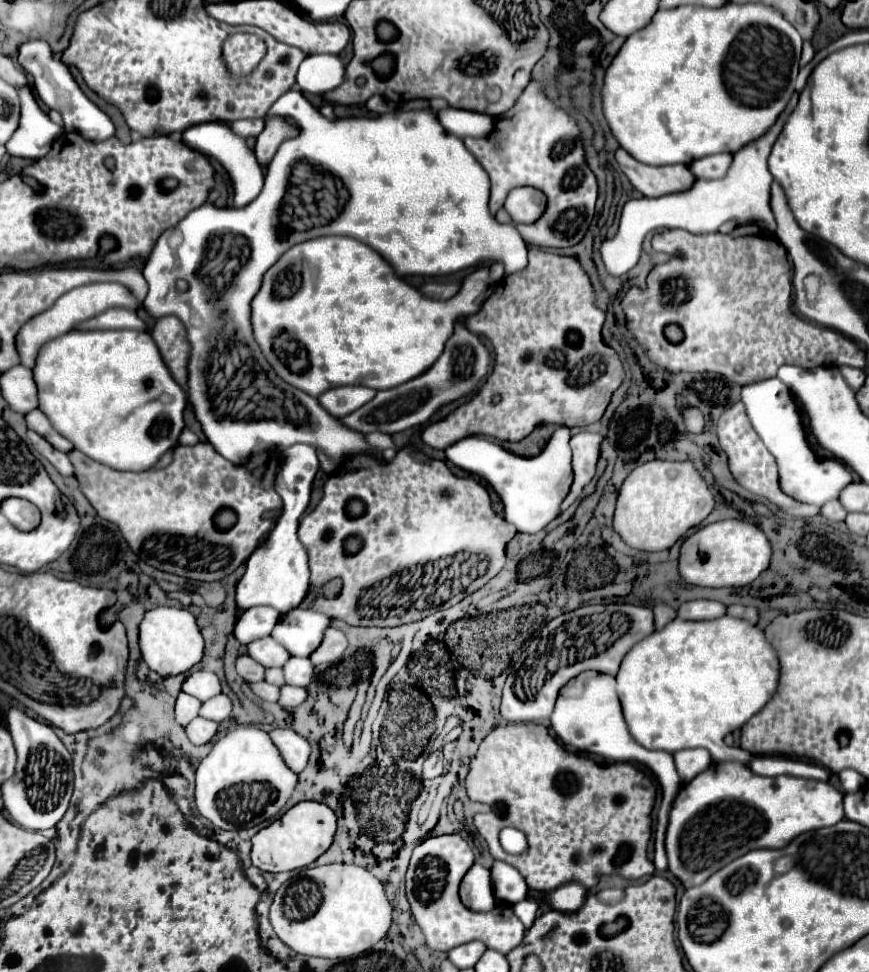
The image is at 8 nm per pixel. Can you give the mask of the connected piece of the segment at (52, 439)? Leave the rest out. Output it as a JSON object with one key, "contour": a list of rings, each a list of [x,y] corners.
{"contour":[[[33,409],[31,413],[27,413],[25,419],[27,419],[27,427],[33,429],[33,431],[37,431],[41,437],[45,437],[55,449],[61,449],[63,453],[69,453],[69,451],[73,449],[73,443],[69,443],[63,435],[59,435],[59,433],[51,427],[51,423],[49,423],[49,419],[47,419],[47,415],[45,415],[43,411]]]}

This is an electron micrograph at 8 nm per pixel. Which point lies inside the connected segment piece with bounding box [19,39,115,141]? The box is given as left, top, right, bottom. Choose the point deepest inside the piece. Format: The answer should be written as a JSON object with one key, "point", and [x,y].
{"point":[55,86]}

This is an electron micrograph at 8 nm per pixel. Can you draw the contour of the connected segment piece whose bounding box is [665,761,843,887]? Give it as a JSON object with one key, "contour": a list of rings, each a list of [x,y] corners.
{"contour":[[[723,761],[685,783],[673,801],[665,839],[669,871],[685,887],[699,885],[753,849],[781,849],[793,837],[831,827],[841,819],[843,795],[825,781],[789,775],[761,777],[743,763]]]}

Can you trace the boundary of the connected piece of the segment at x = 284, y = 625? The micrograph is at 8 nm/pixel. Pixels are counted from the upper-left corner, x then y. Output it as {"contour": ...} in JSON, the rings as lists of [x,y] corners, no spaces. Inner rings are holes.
{"contour":[[[297,607],[279,619],[271,637],[277,639],[291,655],[309,657],[313,649],[321,645],[321,637],[329,627],[331,617],[325,613]]]}

